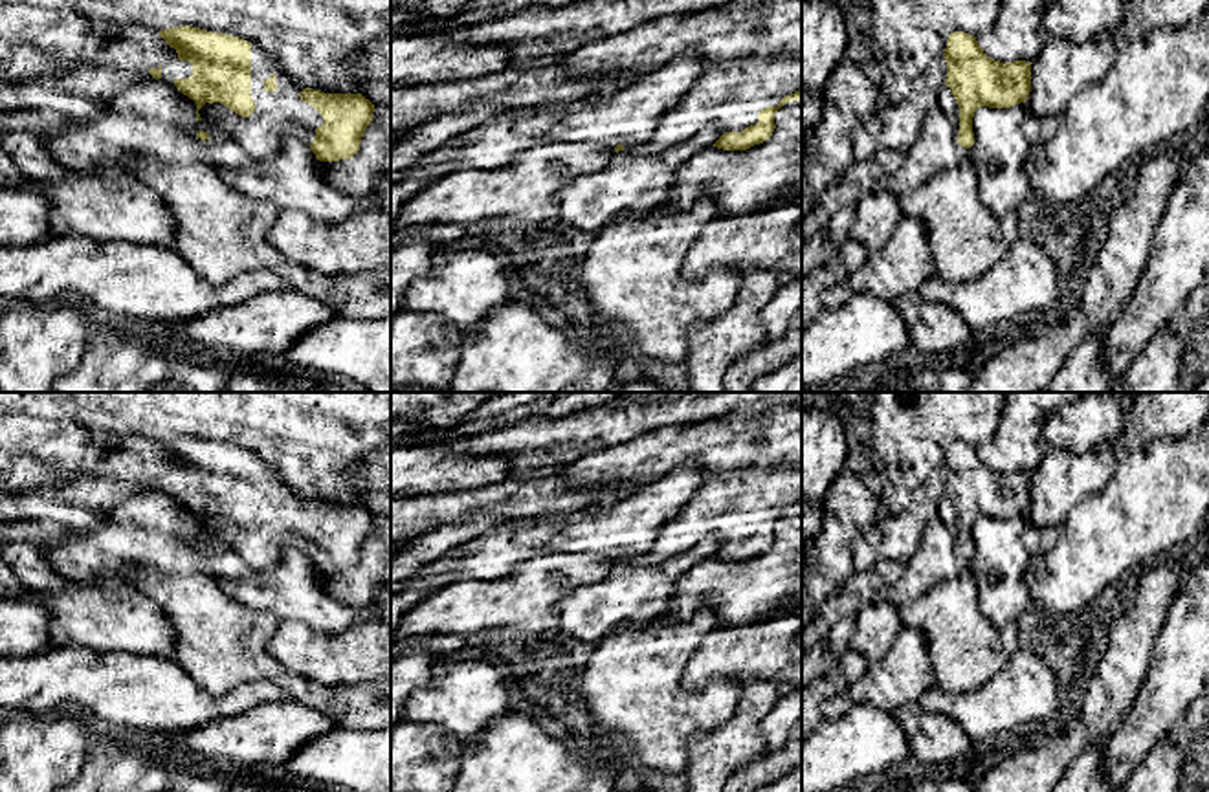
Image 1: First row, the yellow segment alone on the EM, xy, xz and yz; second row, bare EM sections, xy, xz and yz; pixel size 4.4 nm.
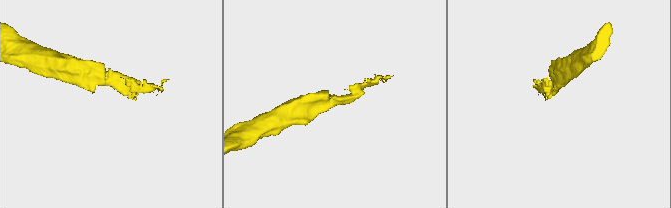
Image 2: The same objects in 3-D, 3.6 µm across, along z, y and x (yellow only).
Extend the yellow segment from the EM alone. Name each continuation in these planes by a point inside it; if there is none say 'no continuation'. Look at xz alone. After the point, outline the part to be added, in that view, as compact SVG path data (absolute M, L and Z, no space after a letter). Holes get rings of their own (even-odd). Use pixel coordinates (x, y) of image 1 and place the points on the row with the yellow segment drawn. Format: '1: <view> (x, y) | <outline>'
1: xz (732, 99) | M802 53L750 57L714 66L715 77L699 75L690 92L659 121L651 141L624 145L633 156L657 154L682 143L708 125L741 132L760 112L802 92Z

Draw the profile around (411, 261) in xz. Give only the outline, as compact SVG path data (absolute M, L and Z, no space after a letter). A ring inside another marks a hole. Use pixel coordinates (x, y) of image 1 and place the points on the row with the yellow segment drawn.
M411 238L391 248L391 321L404 308L405 292L415 280L433 270L437 248L422 238Z

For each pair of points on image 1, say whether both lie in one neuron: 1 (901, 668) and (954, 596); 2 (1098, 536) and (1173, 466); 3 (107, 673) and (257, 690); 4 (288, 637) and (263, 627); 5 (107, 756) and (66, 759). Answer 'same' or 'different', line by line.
1: different
2: same
3: same
4: different
5: different

